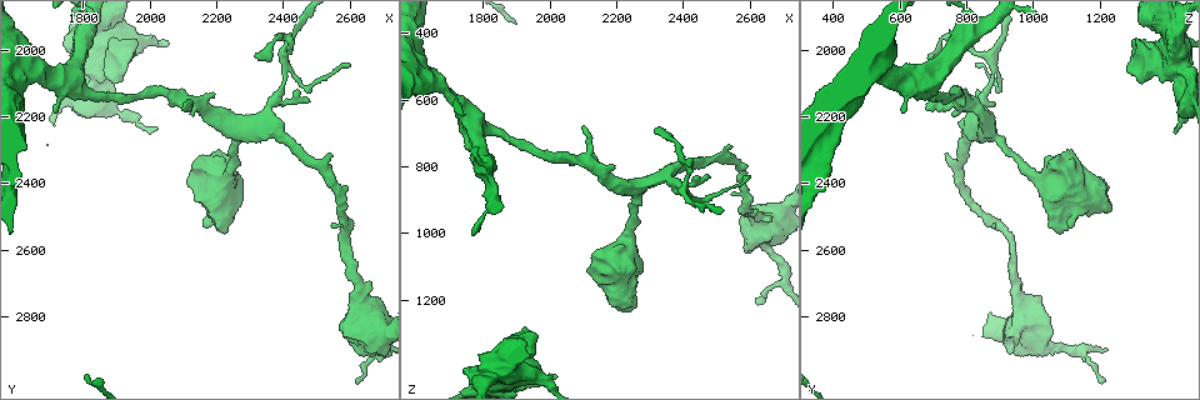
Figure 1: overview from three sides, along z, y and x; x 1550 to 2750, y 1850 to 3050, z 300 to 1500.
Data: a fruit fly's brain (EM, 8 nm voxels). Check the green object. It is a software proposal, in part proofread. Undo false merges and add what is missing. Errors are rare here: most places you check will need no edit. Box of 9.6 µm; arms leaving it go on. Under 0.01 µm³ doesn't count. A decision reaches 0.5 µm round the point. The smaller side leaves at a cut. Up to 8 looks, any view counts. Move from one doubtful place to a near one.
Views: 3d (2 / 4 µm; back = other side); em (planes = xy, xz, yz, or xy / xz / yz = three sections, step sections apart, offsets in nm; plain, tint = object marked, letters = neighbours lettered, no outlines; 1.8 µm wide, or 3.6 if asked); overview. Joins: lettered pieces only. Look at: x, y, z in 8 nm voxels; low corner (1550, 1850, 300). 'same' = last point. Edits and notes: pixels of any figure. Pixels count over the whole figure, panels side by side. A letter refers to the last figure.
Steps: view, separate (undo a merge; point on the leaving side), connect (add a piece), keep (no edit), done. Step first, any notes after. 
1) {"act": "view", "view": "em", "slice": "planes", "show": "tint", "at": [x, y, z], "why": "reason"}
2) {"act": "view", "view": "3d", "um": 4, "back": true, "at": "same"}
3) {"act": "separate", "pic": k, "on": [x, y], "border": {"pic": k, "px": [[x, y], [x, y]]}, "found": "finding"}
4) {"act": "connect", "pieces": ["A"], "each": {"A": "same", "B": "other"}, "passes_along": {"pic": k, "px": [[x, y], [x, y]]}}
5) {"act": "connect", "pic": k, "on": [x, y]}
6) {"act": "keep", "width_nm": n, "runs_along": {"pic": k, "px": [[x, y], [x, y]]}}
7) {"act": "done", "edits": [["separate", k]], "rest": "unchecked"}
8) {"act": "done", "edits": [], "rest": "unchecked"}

{"act": "view", "view": "3d", "um": 2, "back": true, "at": [1890, 2100, 1330], "why": "branch stops here"}

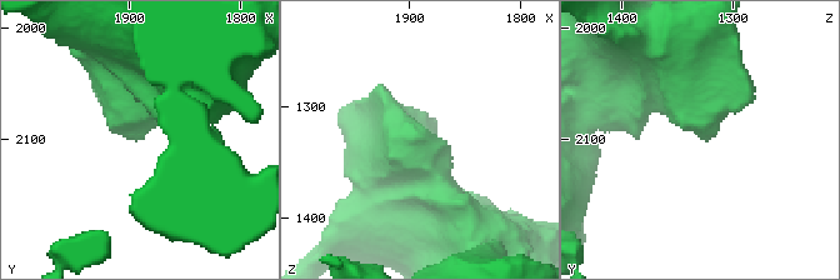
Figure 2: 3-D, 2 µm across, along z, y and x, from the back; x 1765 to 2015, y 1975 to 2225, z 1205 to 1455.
{"act": "view", "view": "em", "slice": "xy", "step": 4, "show": "letters", "at": [1890, 2098, 1320]}

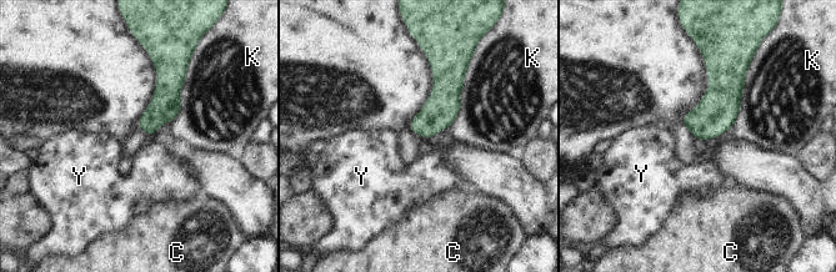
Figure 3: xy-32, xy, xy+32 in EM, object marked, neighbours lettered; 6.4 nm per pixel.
{"act": "view", "view": "em", "slice": "planes", "show": "letters", "at": "same"}

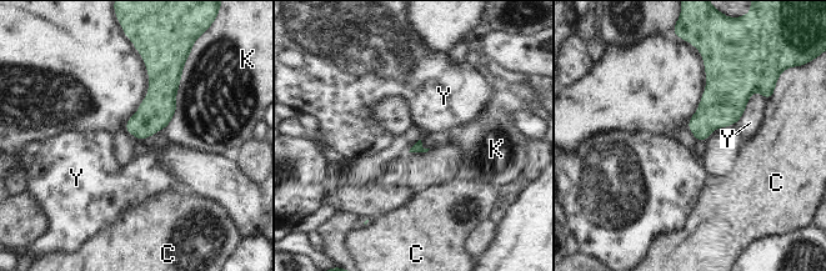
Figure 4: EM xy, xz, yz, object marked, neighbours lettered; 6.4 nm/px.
{"act": "keep", "each": {"C": "other", "K": "other", "Y": "other"}, "border": {"pic": 4, "px": [[757, 90], [752, 93], [737, 123]]}, "found": "no lettered piece goes on from it"}

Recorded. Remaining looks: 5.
{"act": "view", "view": "3d", "um": 4, "at": [2400, 2030, 880], "why": "thin neck"}

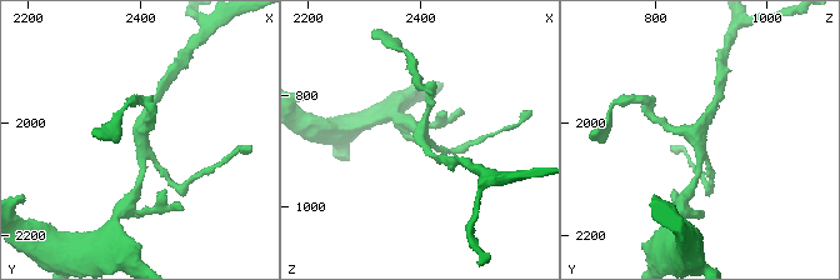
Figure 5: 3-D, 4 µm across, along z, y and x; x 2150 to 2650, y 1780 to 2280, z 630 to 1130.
{"act": "view", "view": "em", "slice": "xy", "step": 16, "show": "tint", "at": [2405, 2030, 875], "arms": 4, "why": "now the EM"}

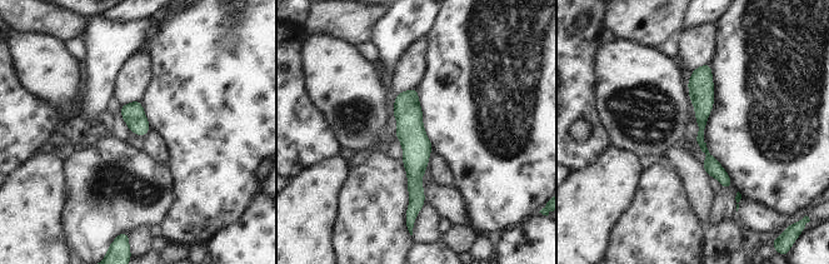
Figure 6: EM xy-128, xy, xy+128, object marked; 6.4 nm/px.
{"act": "view", "view": "em", "slice": "planes", "show": "letters", "at": "same", "why": "cut it another way"}

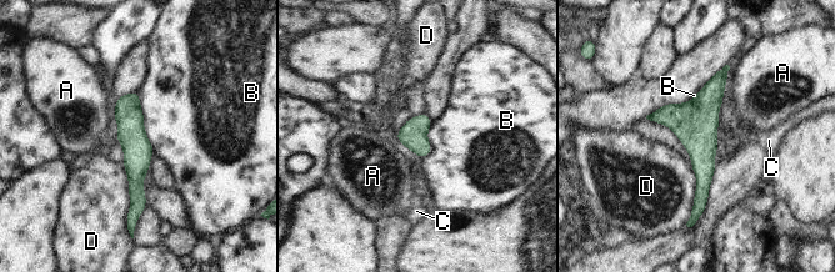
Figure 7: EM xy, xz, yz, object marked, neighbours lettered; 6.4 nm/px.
{"act": "keep", "longest_contact_nm": ["B", 420], "each": {"A": "other", "B": "other", "C": "other", "D": "other"}, "runs_along": {"pic": 7, "px": [[724, 71], [703, 110], [695, 211]]}, "found": "all the same neuron"}

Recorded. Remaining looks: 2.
{"act": "view", "view": "em", "um": 3.6, "slice": "xz", "step": 4, "show": "letters", "at": [2650, 2910, 920], "why": "an open end"}

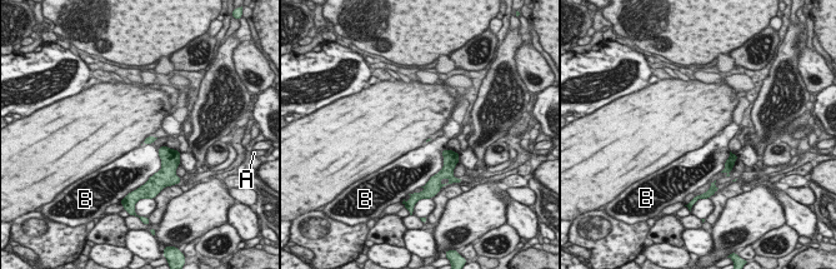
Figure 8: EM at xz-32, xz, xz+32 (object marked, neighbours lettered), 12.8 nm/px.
{"act": "view", "view": "em", "um": 3.6, "slice": "planes", "show": "letters", "at": "same"}

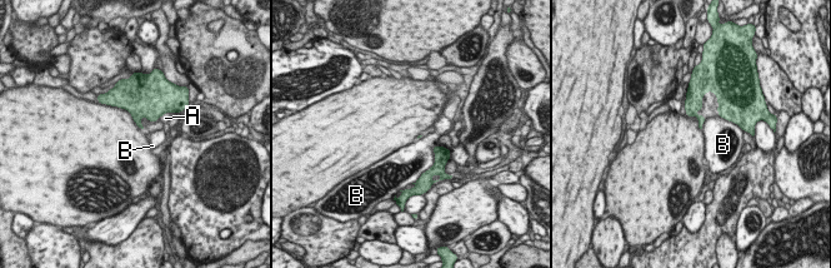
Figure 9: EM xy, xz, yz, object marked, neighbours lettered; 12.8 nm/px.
{"act": "keep", "each": {"A": "other", "B": "other"}, "border": {"pic": 9, "px": [[437, 144], [434, 164], [420, 174]]}, "found": "no lettered piece goes on from it"}

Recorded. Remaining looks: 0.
{"act": "done", "edits": [], "rest": "unchecked"}

